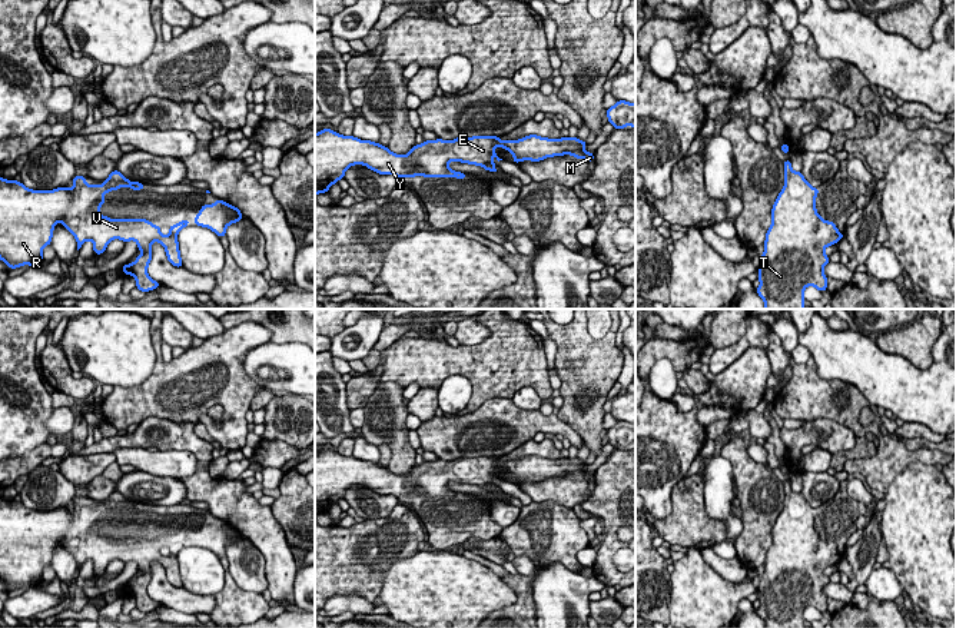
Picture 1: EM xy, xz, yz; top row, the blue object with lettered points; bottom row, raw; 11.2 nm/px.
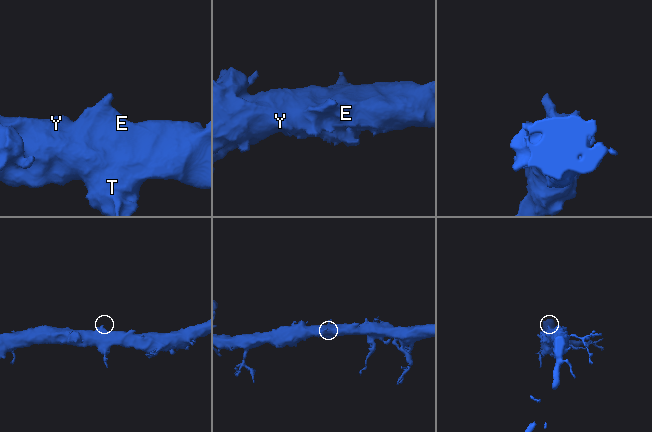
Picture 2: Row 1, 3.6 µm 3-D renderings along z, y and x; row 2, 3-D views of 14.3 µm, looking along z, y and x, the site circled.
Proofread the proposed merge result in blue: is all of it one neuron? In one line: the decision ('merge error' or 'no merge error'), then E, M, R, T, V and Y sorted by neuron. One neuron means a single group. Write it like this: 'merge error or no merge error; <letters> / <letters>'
no merge error; E M R T V Y

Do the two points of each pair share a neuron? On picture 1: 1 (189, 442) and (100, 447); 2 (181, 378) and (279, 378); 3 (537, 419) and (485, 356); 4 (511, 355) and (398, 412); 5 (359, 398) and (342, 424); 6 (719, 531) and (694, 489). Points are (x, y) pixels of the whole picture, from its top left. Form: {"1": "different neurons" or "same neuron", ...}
{"1": "same neuron", "2": "different neurons", "3": "different neurons", "4": "different neurons", "5": "different neurons", "6": "same neuron"}

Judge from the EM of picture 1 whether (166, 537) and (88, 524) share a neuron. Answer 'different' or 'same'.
same

